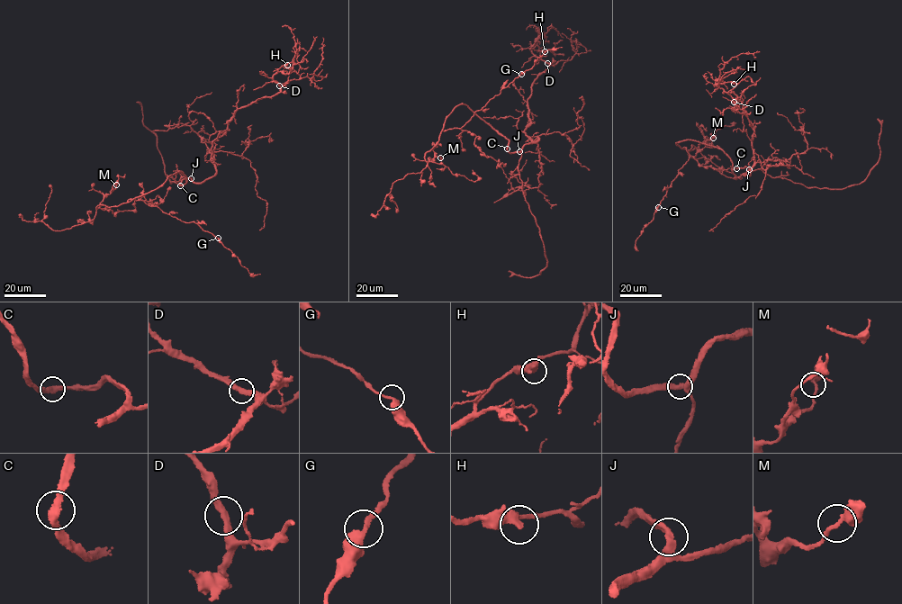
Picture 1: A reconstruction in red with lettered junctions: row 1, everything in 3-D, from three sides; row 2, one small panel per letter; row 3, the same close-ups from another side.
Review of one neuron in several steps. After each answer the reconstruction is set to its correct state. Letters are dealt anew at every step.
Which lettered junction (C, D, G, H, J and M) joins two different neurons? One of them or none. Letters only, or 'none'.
none

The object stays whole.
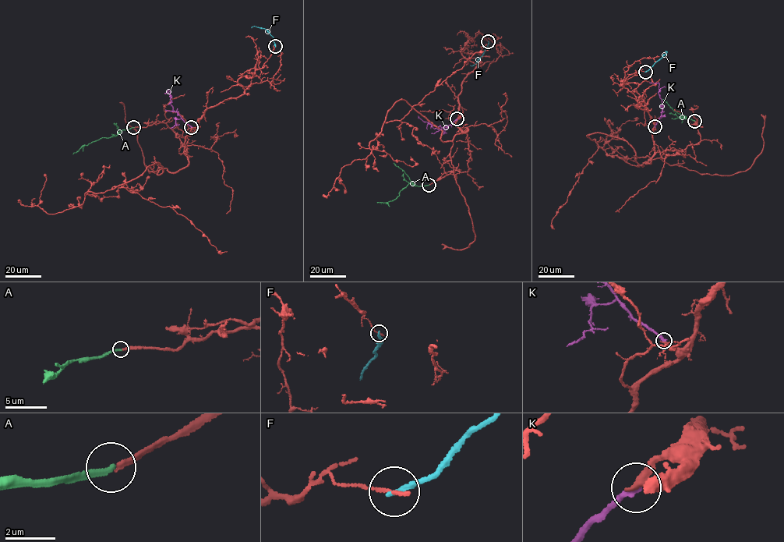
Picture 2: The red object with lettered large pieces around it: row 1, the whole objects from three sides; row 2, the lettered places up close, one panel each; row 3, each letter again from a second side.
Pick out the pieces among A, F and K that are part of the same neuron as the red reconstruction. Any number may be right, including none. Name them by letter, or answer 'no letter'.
A, K

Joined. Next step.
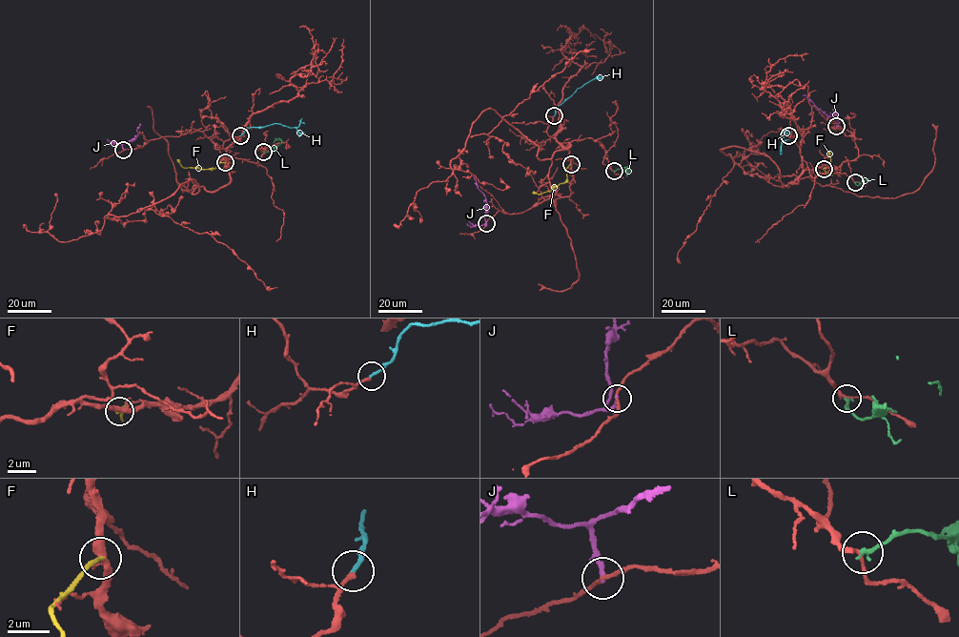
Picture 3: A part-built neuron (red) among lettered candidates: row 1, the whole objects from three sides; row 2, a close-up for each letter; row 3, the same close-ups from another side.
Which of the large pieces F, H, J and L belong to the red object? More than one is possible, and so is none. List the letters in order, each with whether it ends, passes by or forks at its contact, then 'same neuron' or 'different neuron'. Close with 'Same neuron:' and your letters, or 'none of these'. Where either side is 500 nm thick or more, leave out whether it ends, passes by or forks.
F: it ends | different neuron
H: it ends | same neuron
J: it ends | different neuron
L: it ends | different neuron
Same neuron: H

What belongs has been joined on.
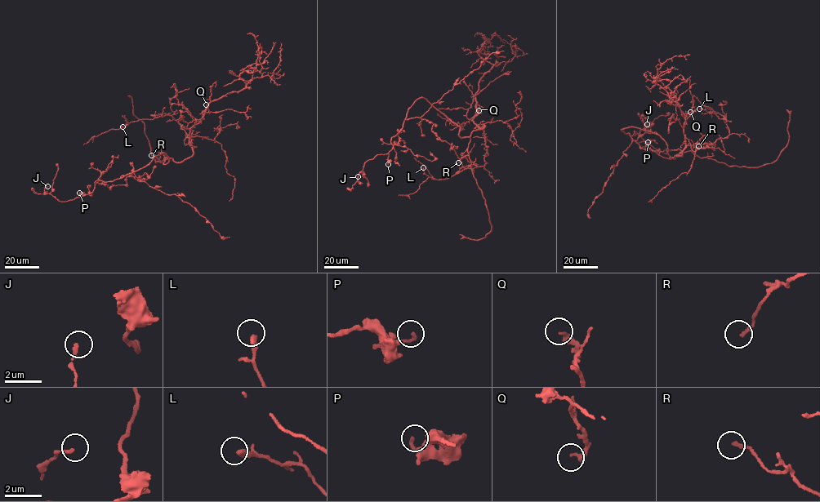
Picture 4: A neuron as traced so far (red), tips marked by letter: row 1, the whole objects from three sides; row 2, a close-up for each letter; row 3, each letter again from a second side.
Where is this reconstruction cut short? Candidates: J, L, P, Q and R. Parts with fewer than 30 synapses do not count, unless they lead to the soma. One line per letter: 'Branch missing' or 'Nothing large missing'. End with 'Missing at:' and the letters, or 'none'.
J: Nothing large missing
L: Nothing large missing
P: Nothing large missing
Q: Nothing large missing
R: Nothing large missing
Missing at: none

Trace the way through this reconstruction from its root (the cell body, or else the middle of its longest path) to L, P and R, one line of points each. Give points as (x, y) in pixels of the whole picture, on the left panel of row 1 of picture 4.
L: (166, 159), (182, 162), (193, 153), (192, 139), (171, 115), (139, 120), (122, 126)
P: (166, 159), (163, 164), (168, 157), (161, 153), (149, 164), (118, 179), (96, 181), (89, 193), (79, 193)
R: (166, 159), (173, 159), (167, 157), (161, 161), (151, 155)

